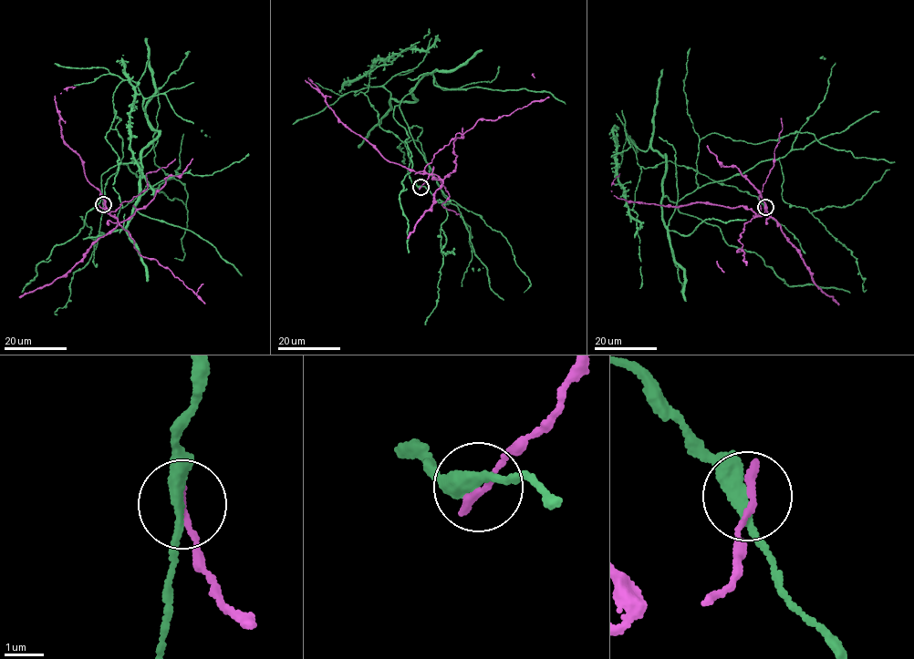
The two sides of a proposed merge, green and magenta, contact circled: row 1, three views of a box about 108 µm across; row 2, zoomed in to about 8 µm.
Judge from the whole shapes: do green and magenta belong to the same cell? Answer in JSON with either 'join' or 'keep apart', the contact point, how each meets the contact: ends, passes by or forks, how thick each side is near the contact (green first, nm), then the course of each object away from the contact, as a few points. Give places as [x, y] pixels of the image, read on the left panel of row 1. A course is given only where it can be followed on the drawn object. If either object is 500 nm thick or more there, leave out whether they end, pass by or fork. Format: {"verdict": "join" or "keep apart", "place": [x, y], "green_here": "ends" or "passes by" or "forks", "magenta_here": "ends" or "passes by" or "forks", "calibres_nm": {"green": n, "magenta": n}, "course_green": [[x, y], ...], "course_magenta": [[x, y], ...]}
{"verdict": "keep apart", "place": [103, 204], "green_here": "passes by", "magenta_here": "ends", "calibres_nm": {"green": 300, "magenta": 220}, "course_green": [[103, 204], [132, 81], [159, 137], [118, 164], [160, 133], [187, 196], [174, 258]], "course_magenta": [[103, 204], [109, 213], [99, 190], [89, 183], [77, 154], [67, 147], [61, 131], [55, 96], [76, 87]]}

